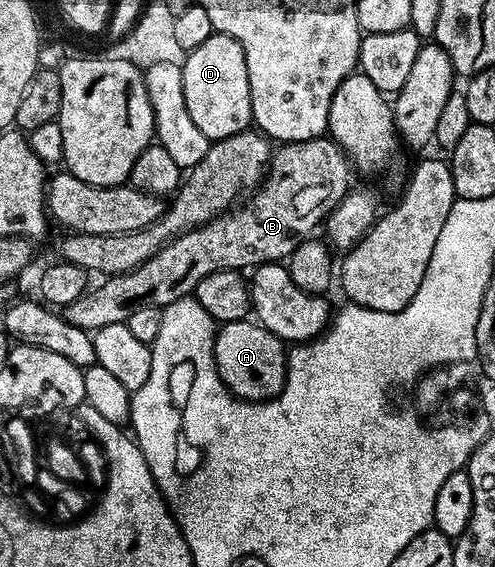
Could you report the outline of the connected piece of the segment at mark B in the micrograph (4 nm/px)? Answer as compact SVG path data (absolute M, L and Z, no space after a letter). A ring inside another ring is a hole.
M332 138L280 144L274 150L263 185L245 201L249 203L242 202L218 219L172 239L166 247L159 249L159 253L143 261L143 265L127 273L108 276L97 288L94 286L63 308L65 320L92 333L103 325L126 322L140 307L164 309L175 301L192 296L199 281L211 277L216 271L241 271L259 267L262 263L288 260L290 253L310 238L316 227L318 230L324 224L351 190L349 171L349 156Z

